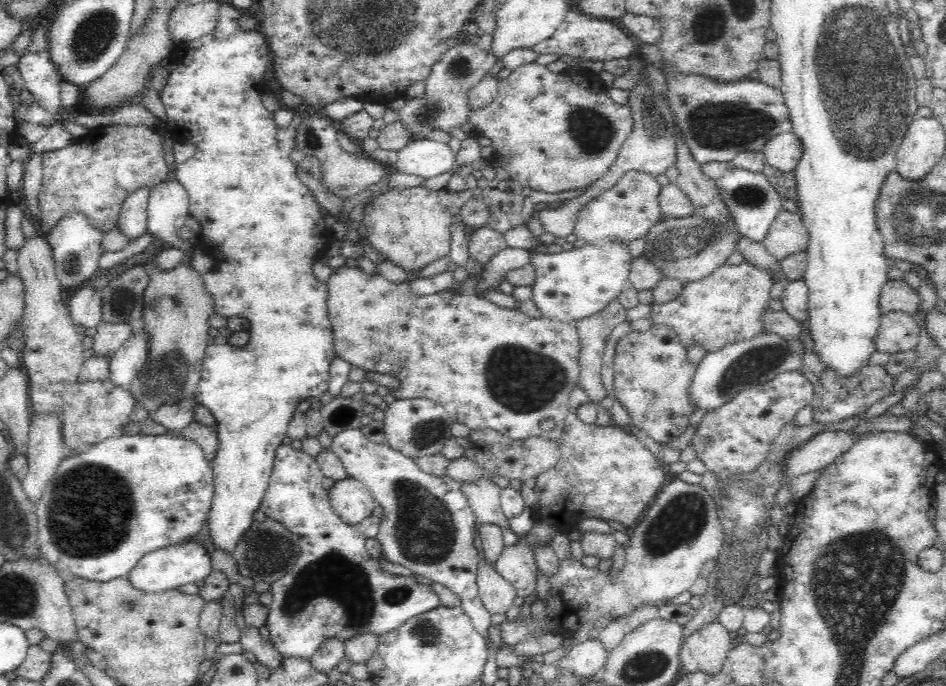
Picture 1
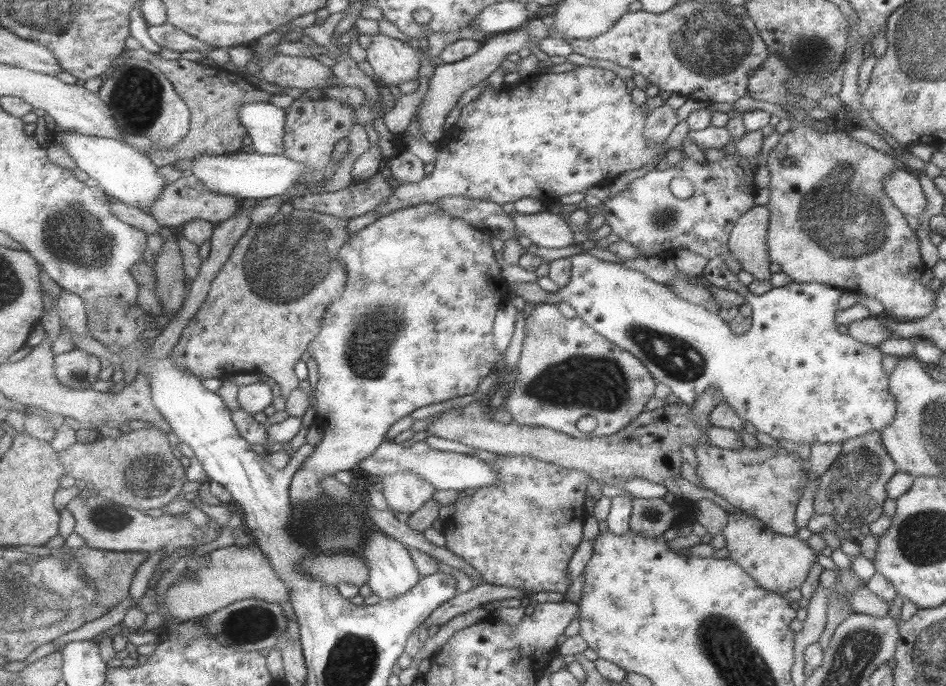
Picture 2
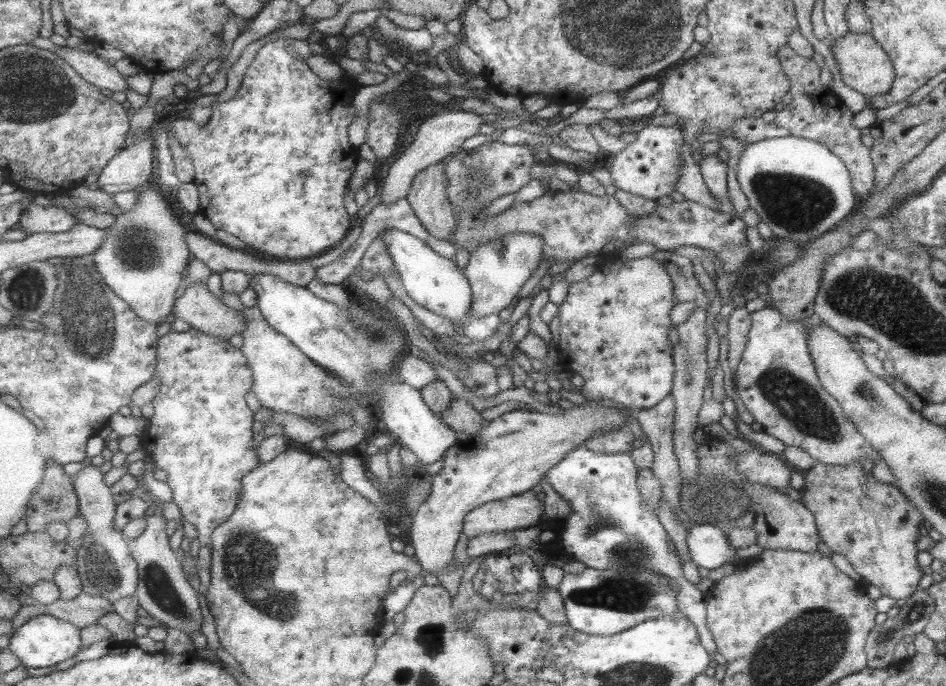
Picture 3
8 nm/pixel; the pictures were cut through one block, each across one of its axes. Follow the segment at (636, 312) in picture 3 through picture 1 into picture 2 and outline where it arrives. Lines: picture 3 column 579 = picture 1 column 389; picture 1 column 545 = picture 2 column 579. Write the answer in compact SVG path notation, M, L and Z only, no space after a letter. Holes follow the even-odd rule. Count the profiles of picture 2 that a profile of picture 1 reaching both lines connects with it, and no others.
M540 303L536 304L532 314L528 316L525 346L507 406L514 414L515 422L552 428L580 440L591 440L628 428L629 424L646 410L647 402L654 396L656 384L657 380L634 353L614 344L580 317L568 318L560 305ZM582 416L596 418L597 428L592 433L582 433L578 430L578 420Z

